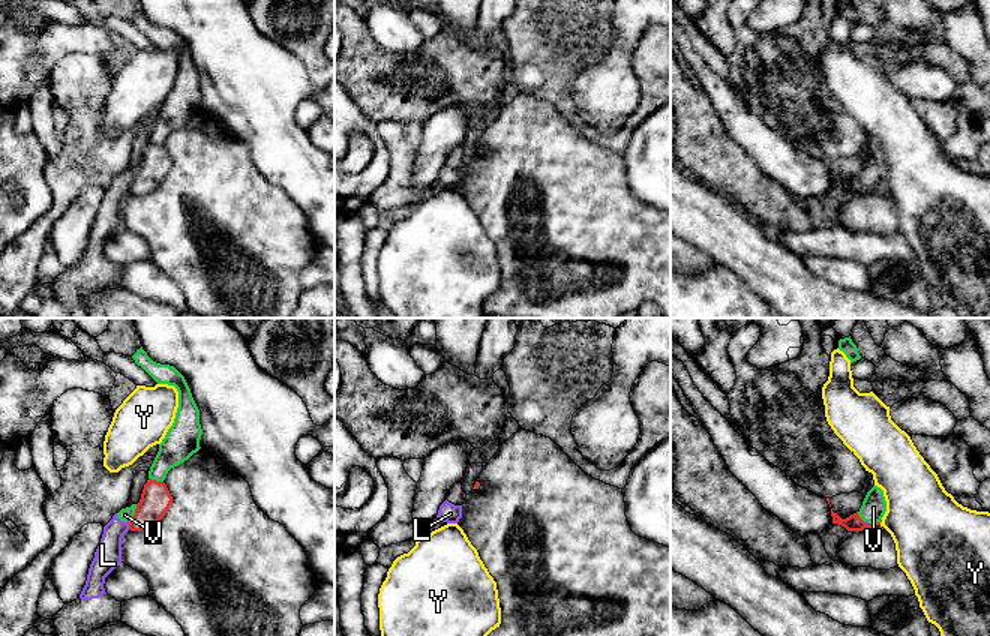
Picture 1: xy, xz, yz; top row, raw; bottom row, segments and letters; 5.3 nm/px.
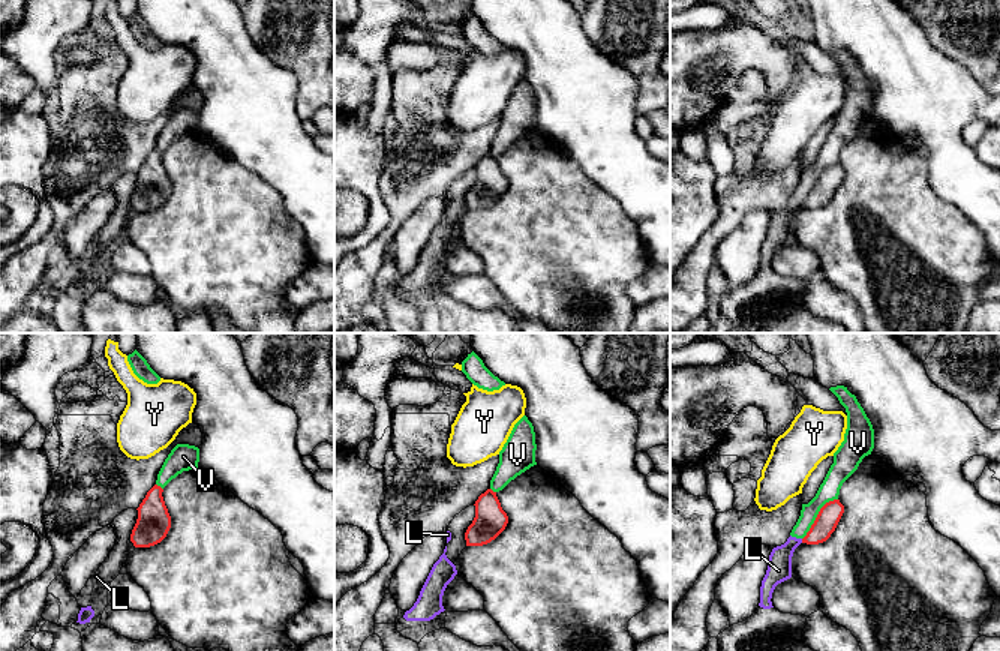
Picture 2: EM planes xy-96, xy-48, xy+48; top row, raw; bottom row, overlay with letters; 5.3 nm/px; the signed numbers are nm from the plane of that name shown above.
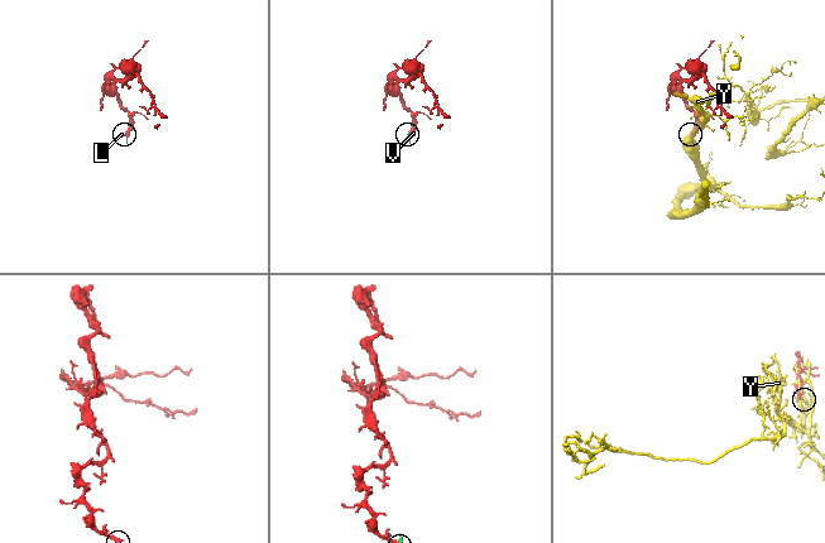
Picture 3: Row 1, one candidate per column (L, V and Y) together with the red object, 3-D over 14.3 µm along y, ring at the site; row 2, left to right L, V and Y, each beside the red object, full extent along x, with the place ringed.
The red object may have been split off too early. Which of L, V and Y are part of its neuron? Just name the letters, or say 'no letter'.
no letter

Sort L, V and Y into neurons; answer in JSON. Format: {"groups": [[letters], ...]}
{"groups": [["L", "V"], ["Y"]]}

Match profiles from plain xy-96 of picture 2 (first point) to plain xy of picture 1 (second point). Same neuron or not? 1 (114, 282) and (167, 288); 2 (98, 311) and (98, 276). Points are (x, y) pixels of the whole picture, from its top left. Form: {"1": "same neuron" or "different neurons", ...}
{"1": "same neuron", "2": "different neurons"}

